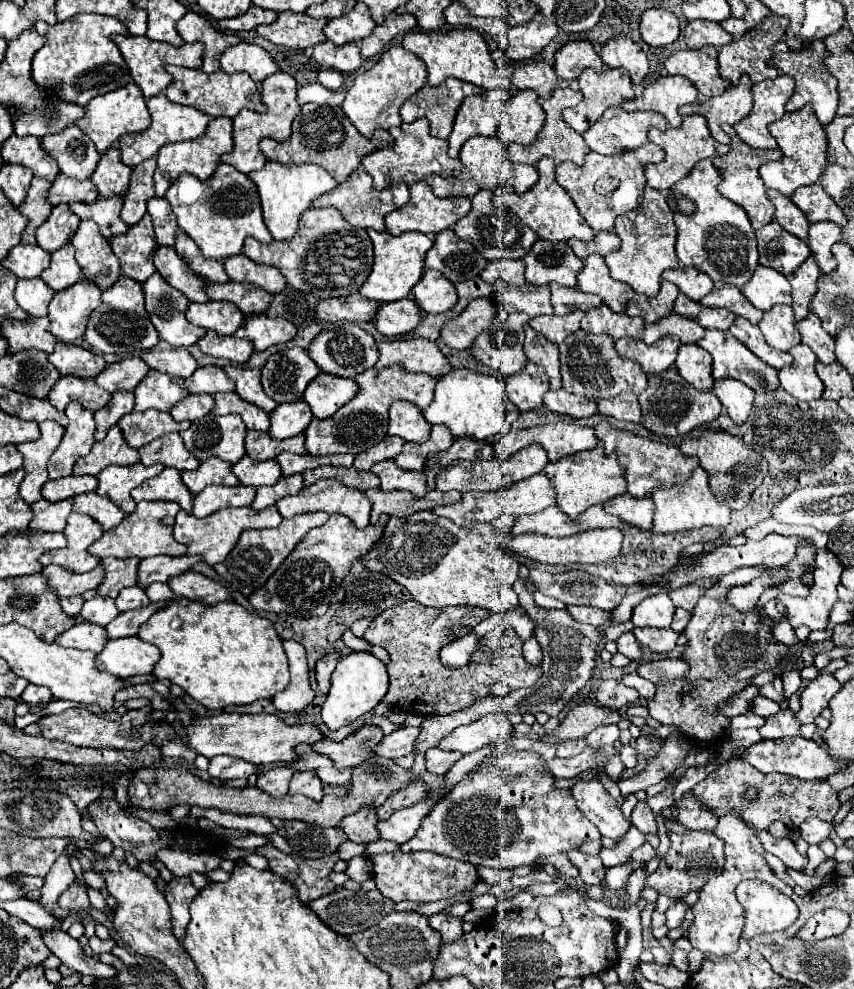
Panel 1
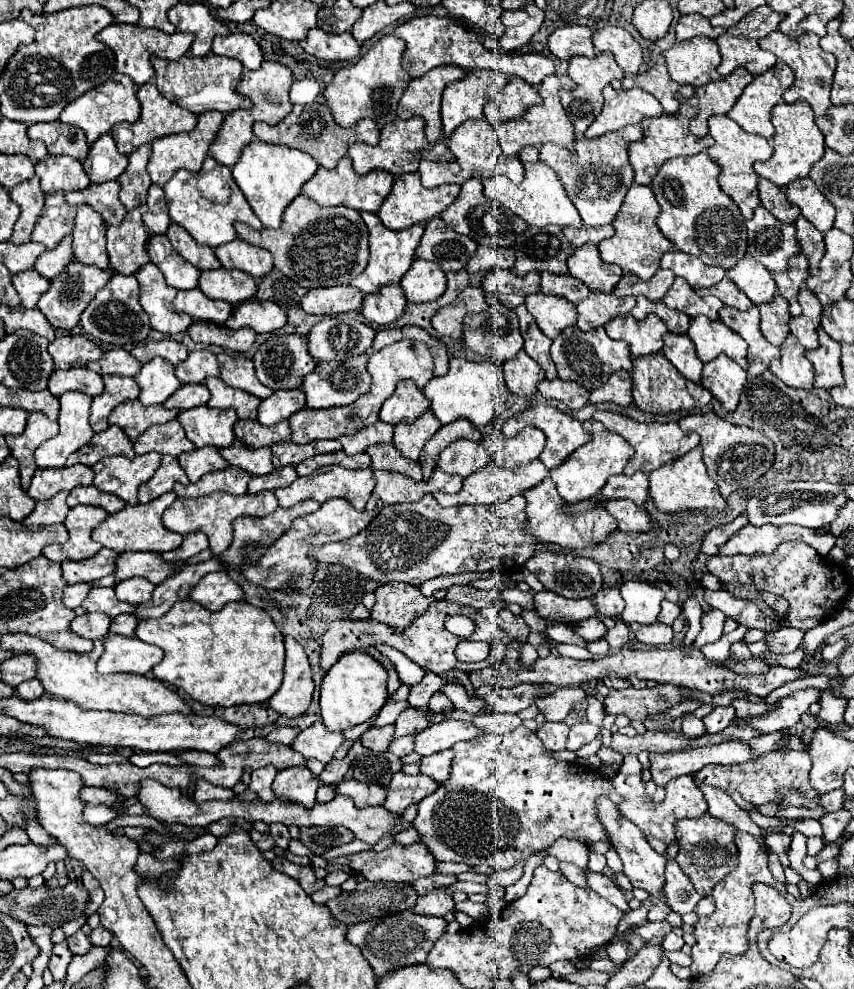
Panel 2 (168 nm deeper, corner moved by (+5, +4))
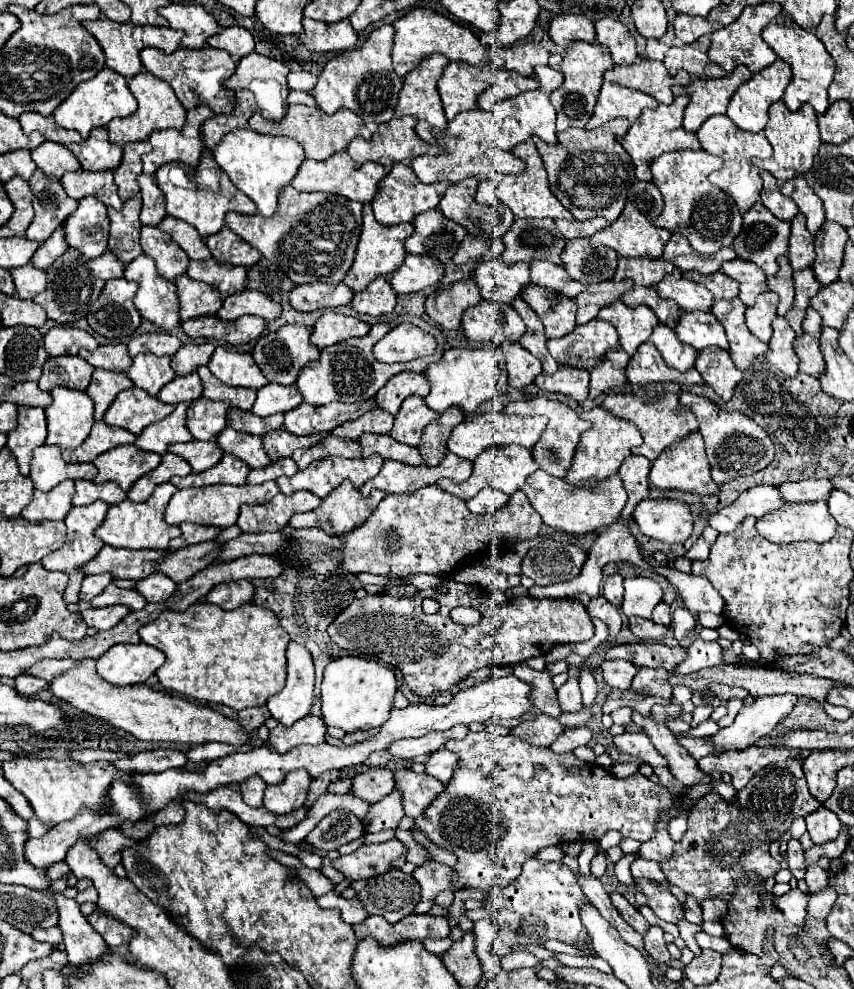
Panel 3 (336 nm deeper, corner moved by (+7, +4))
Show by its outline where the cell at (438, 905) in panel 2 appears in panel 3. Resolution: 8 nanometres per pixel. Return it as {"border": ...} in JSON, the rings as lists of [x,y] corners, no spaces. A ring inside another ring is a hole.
{"border":[[[425,860],[415,872],[415,880],[421,884],[421,902],[415,906],[415,914],[427,914],[433,906],[433,898],[441,890],[451,890],[453,870],[447,864]]]}

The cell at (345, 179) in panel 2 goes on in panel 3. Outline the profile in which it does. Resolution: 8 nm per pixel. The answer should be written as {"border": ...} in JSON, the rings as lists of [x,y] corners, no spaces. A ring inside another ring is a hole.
{"border":[[[335,152],[327,160],[321,160],[321,162],[305,158],[291,184],[301,192],[331,192],[331,194],[339,194],[349,200],[359,200],[365,204],[373,200],[377,192],[377,184],[379,180],[385,178],[385,174],[387,170],[377,162],[365,162],[359,168],[355,168],[347,152]]]}

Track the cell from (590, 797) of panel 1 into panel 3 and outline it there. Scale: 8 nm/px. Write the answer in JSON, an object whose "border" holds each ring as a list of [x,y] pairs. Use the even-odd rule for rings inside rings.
{"border":[[[635,878],[635,882],[649,896],[649,906],[657,914],[657,918],[665,922],[673,922],[673,924],[685,920],[685,910],[681,908],[681,904],[671,892],[661,890],[659,886],[653,886],[649,878]]]}

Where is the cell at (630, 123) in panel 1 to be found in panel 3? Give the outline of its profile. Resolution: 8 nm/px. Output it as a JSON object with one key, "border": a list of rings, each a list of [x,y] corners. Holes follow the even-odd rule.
{"border":[[[605,80],[601,86],[595,112],[585,128],[595,130],[597,126],[603,126],[609,118],[627,118],[629,122],[633,122],[639,118],[643,108],[657,108],[657,106],[659,102],[653,96]]]}

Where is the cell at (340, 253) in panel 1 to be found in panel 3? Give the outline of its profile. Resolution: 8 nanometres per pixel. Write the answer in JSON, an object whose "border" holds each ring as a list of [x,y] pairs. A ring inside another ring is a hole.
{"border":[[[285,186],[279,192],[279,206],[273,216],[263,218],[261,214],[239,214],[229,212],[225,218],[227,228],[239,234],[245,242],[255,246],[269,262],[281,266],[285,274],[295,284],[309,284],[309,282],[341,282],[353,264],[353,254],[357,250],[359,234],[361,234],[361,202],[347,200],[345,196],[327,194],[327,192],[297,192],[293,186]]]}

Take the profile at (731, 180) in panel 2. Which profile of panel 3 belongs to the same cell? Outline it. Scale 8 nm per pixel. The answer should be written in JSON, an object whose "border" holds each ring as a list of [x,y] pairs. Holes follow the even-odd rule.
{"border":[[[723,114],[723,116],[707,118],[707,122],[699,128],[697,138],[699,138],[703,150],[707,150],[709,154],[721,156],[723,162],[725,162],[721,170],[709,174],[709,182],[713,182],[721,190],[725,190],[729,196],[733,196],[733,200],[737,202],[741,212],[749,210],[749,206],[753,206],[759,200],[759,192],[761,192],[761,186],[763,186],[763,180],[759,176],[759,168],[755,168],[751,164],[751,158],[753,156],[769,158],[769,154],[771,154],[771,146],[767,142],[765,134],[763,132],[759,132],[759,134],[743,132],[729,120],[729,116]]]}

